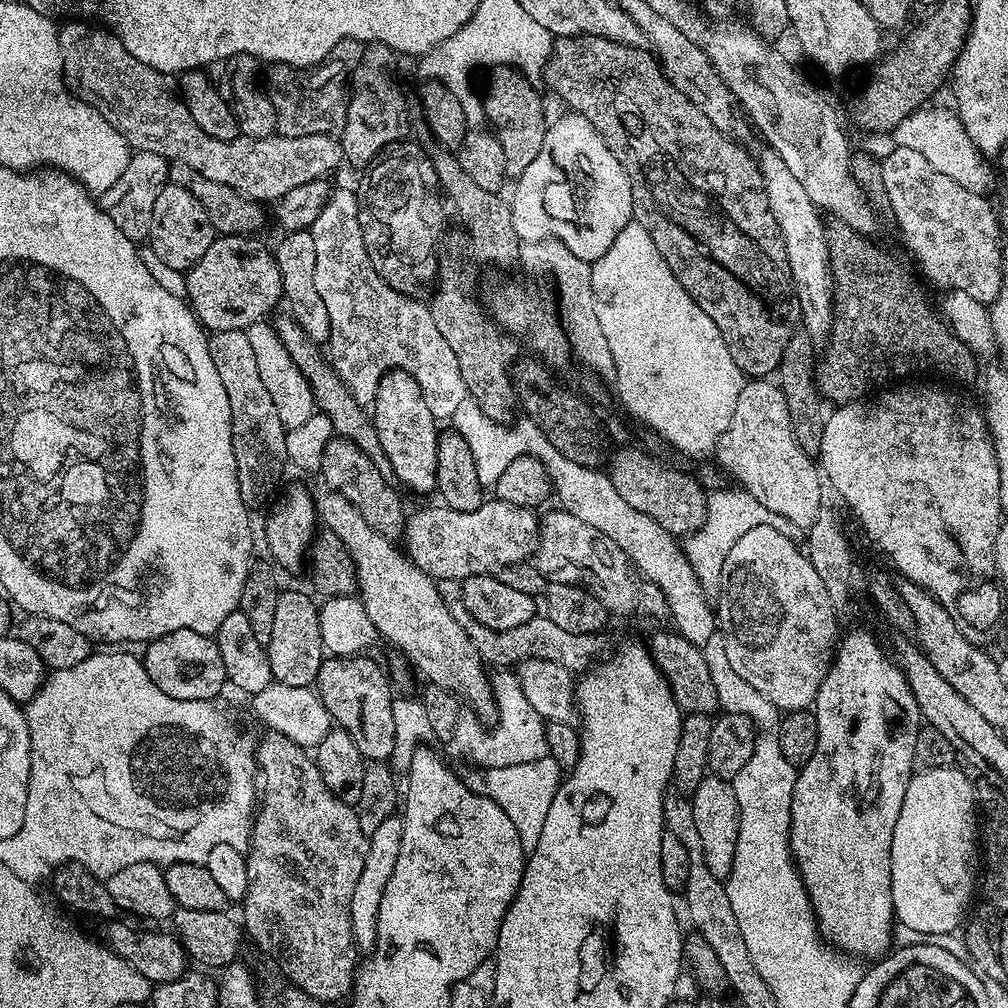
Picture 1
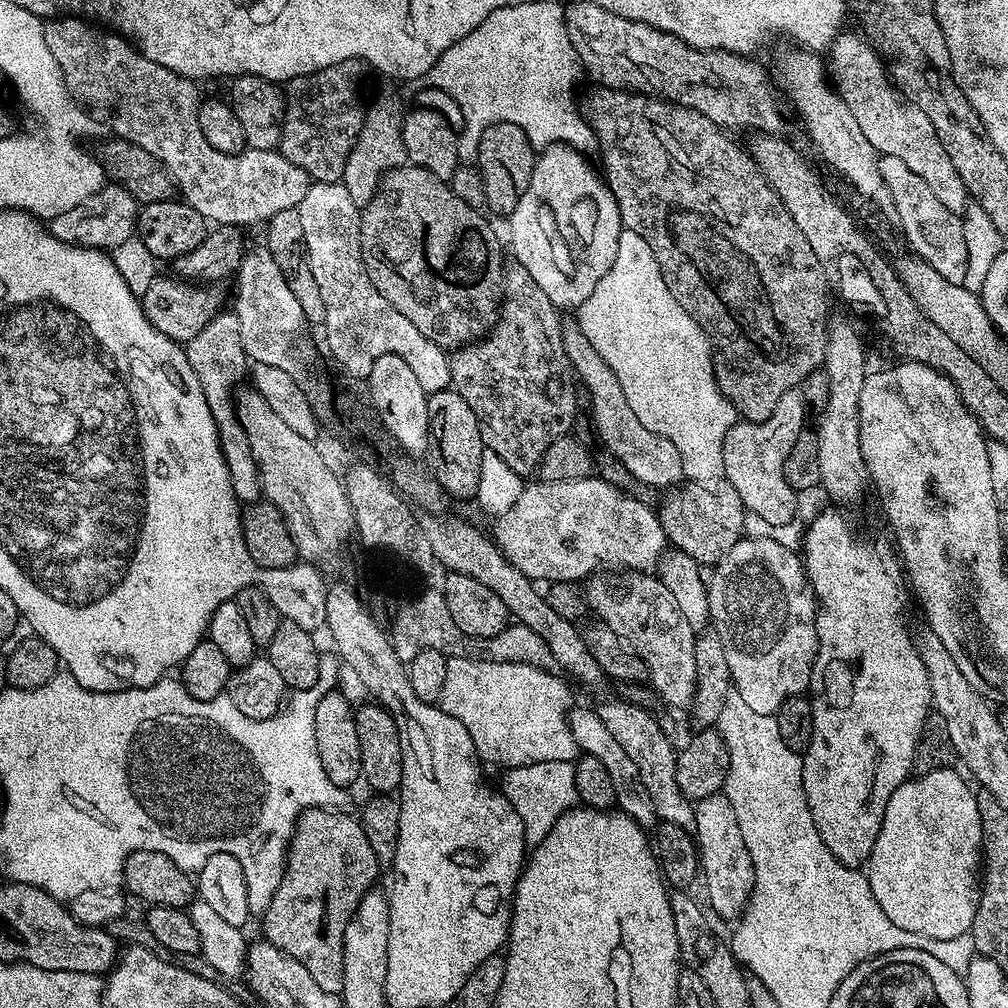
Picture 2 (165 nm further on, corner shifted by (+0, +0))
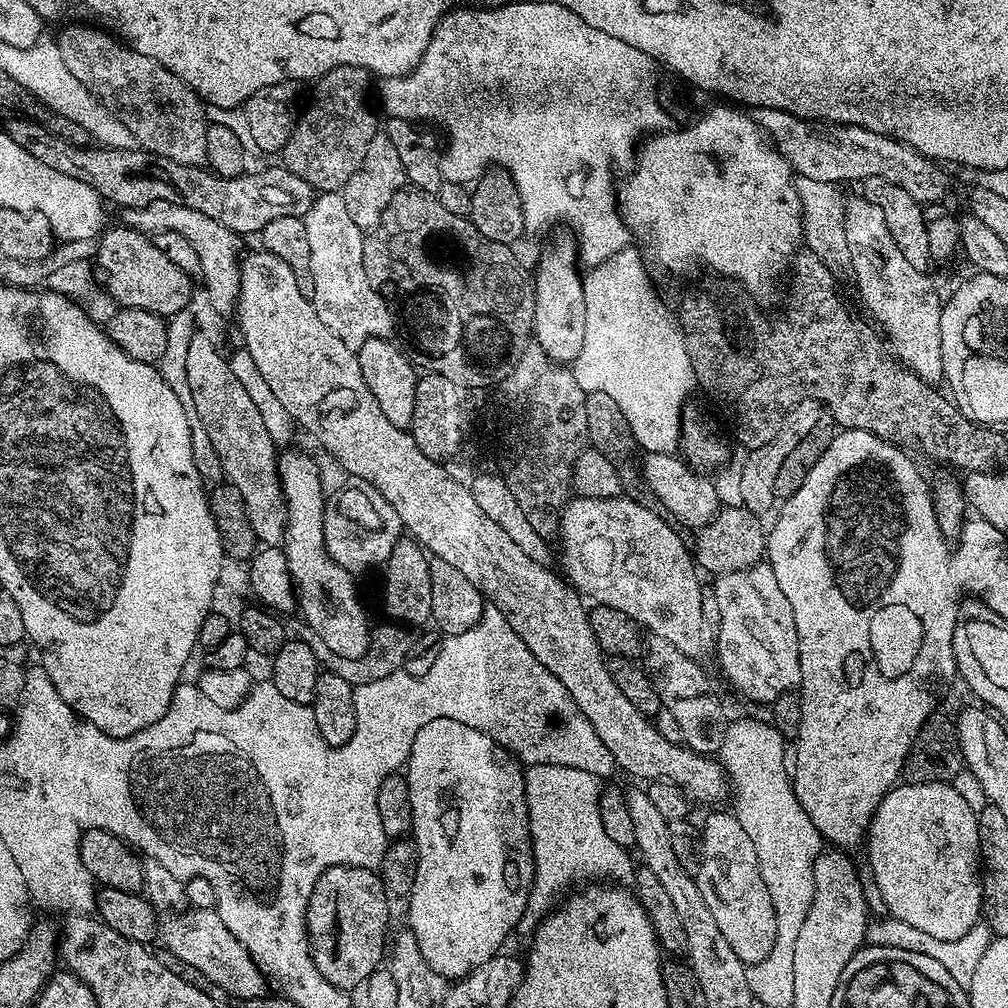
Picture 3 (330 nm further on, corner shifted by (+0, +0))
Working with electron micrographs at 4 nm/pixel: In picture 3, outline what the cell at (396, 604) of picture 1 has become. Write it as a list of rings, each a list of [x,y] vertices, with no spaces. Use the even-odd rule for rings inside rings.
[[[197,331],[188,342],[186,350],[186,378],[192,391],[190,397],[194,416],[200,419],[203,435],[210,438],[214,450],[222,462],[224,480],[233,484],[242,494],[242,502],[246,502],[246,518],[250,518],[250,526],[257,541],[264,546],[276,546],[284,539],[286,527],[286,505],[282,495],[282,476],[278,471],[278,445],[273,440],[270,430],[266,430],[266,422],[262,422],[262,414],[258,414],[258,406],[254,406],[254,398],[246,394],[246,386],[238,382],[232,373],[232,365],[216,349],[216,344],[206,333]]]

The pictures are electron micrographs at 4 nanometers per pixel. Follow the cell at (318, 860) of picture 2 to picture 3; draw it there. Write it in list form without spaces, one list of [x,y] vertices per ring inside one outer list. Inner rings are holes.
[[[339,864],[320,875],[306,910],[308,951],[312,953],[318,974],[322,974],[330,986],[359,989],[379,969],[376,967],[383,956],[385,959],[386,941],[390,936],[388,901],[389,892],[381,877],[371,868]]]

